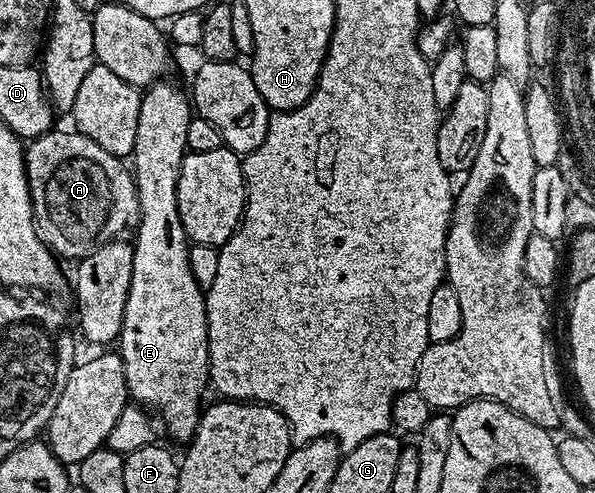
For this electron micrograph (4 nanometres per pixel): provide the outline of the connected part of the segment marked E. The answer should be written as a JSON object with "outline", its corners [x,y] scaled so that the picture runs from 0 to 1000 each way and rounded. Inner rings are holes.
{"outline":[[[266,164],[250,170],[242,178],[237,211],[234,213],[234,256],[227,262],[227,302],[220,316],[220,345],[224,349],[224,363],[230,371],[230,398],[234,400],[234,420],[237,434],[227,462],[230,485],[224,493],[224,544],[220,546],[220,586],[213,594],[213,627],[207,627],[207,659],[203,661],[203,677],[200,682],[200,718],[207,732],[207,748],[213,765],[213,789],[218,803],[237,826],[244,830],[255,830],[264,826],[264,834],[271,840],[271,858],[277,864],[277,874],[291,890],[306,890],[316,895],[324,888],[324,880],[331,876],[331,856],[338,852],[338,838],[341,832],[341,815],[338,807],[345,801],[345,785],[353,783],[351,773],[351,686],[348,684],[348,635],[345,633],[341,613],[345,609],[345,590],[328,574],[328,554],[321,554],[321,538],[318,535],[318,503],[321,499],[316,481],[311,477],[308,465],[308,448],[301,448],[301,408],[297,406],[297,377],[301,375],[301,343],[308,335],[311,316],[318,306],[314,294],[314,254],[321,254],[324,235],[328,231],[321,201],[316,191],[311,193],[291,168],[276,168],[277,164]]]}

